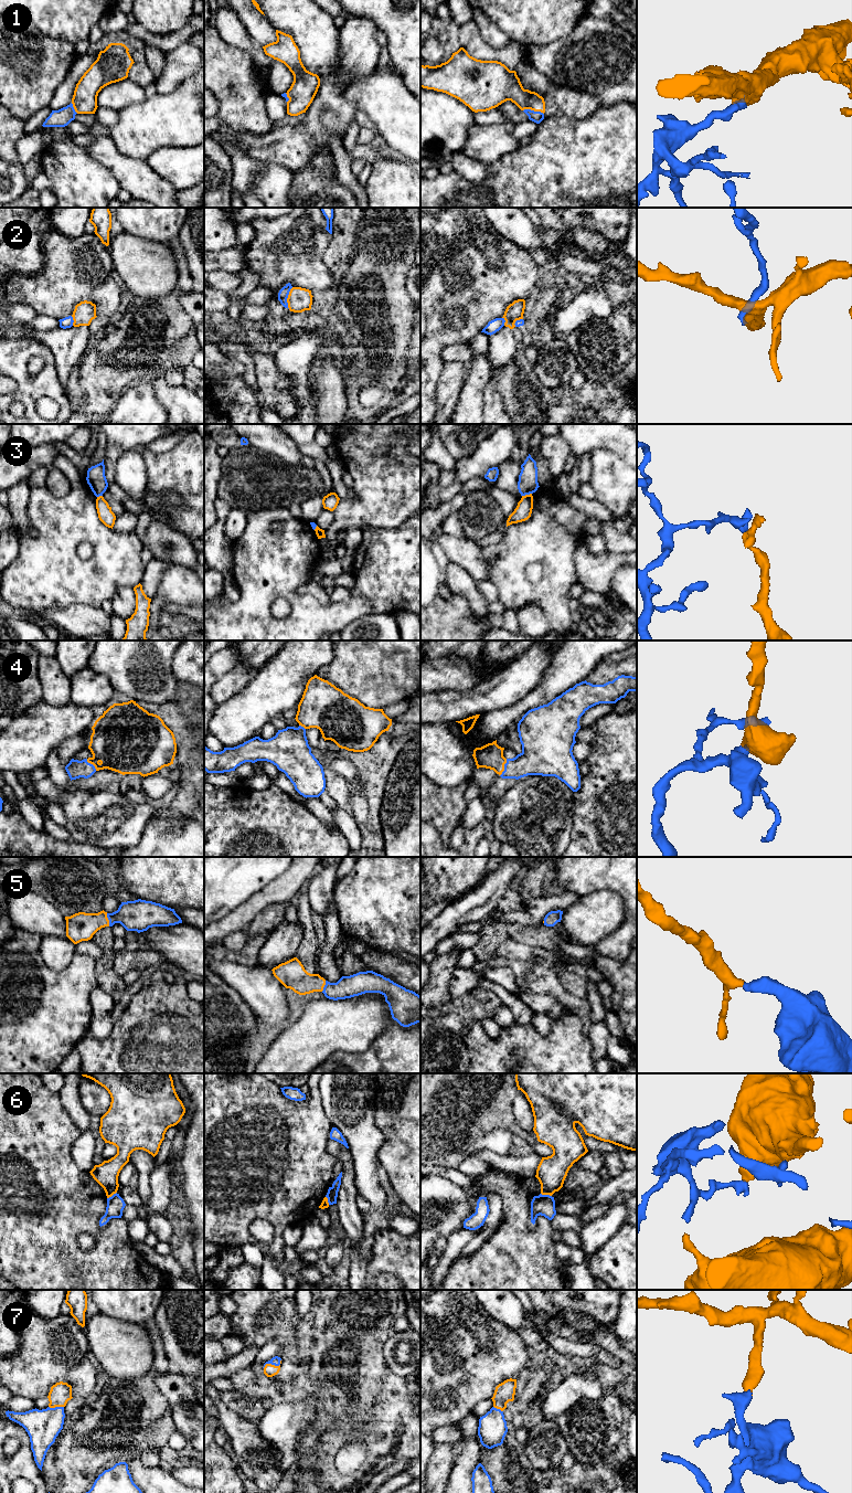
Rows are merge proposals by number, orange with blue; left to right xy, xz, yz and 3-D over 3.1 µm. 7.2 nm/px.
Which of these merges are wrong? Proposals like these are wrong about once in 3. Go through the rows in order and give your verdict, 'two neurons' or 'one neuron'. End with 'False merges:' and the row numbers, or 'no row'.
1: one neuron
2: two neurons
3: two neurons
4: one neuron
5: one neuron
6: two neurons
7: one neuron
False merges: 2, 3, 6

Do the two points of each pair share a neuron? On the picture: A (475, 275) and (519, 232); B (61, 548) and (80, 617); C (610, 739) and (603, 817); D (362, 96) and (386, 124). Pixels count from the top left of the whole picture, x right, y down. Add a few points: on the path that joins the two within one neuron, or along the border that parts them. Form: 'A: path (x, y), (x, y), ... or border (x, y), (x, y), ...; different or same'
A: border (490, 223), (502, 235), (525, 250); different
B: border (99, 606), (72, 604), (51, 610); different
C: path (610, 759), (610, 797); same
D: path (369, 103), (383, 117); same

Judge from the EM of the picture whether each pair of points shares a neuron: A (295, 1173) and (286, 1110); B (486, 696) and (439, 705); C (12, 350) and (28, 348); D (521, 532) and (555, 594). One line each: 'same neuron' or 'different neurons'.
A: same neuron
B: same neuron
C: same neuron
D: same neuron

